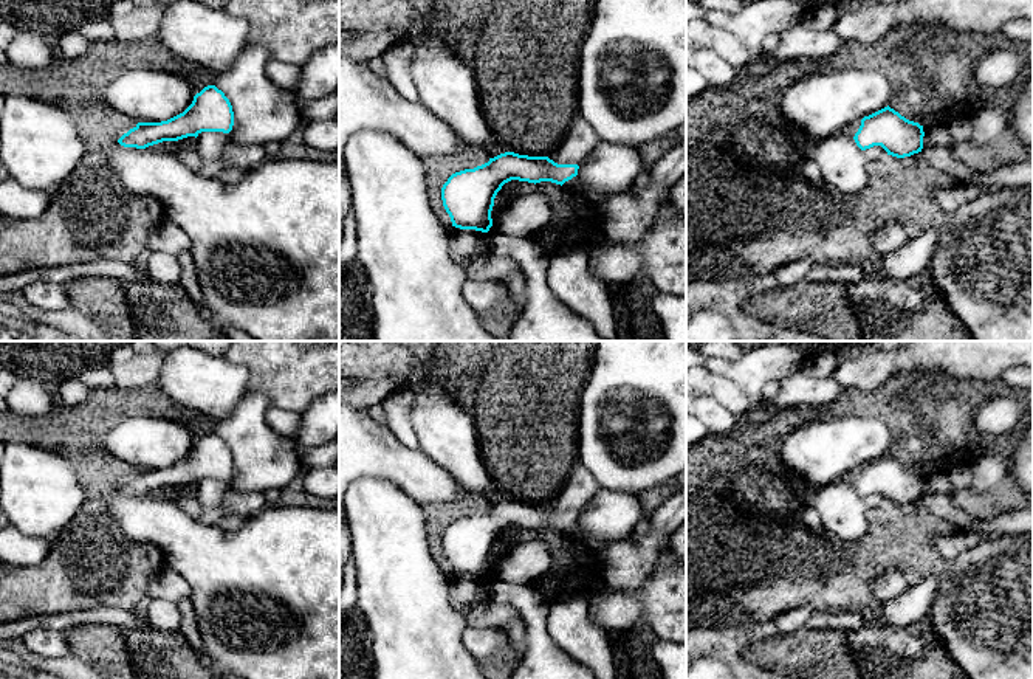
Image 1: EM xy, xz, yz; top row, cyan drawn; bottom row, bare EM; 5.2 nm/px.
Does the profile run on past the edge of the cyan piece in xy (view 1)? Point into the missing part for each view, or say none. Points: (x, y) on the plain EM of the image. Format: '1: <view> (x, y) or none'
1: none

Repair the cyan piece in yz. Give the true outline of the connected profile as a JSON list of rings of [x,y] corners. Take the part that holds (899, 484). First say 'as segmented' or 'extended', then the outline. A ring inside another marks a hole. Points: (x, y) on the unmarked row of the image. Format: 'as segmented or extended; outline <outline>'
as segmented; outline [[[887,453],[864,464],[853,487],[861,498],[881,493],[887,502],[904,505],[921,499],[923,484],[923,473]]]

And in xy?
as segmented; outline [[[215,433],[204,434],[180,462],[161,470],[138,470],[118,490],[124,495],[146,496],[163,488],[198,484],[201,479],[229,481],[234,459],[229,446]]]

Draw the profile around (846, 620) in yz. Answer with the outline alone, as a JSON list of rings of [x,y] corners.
[[[853,611],[841,612],[813,612],[805,628],[810,629],[835,629],[843,632],[858,631],[866,623],[863,617]]]

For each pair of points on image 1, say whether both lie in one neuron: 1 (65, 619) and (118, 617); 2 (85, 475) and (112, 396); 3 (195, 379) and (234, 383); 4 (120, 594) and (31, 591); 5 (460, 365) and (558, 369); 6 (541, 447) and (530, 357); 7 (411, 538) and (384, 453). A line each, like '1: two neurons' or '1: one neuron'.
1: one neuron
2: one neuron
3: one neuron
4: one neuron
5: one neuron
6: one neuron
7: two neurons

